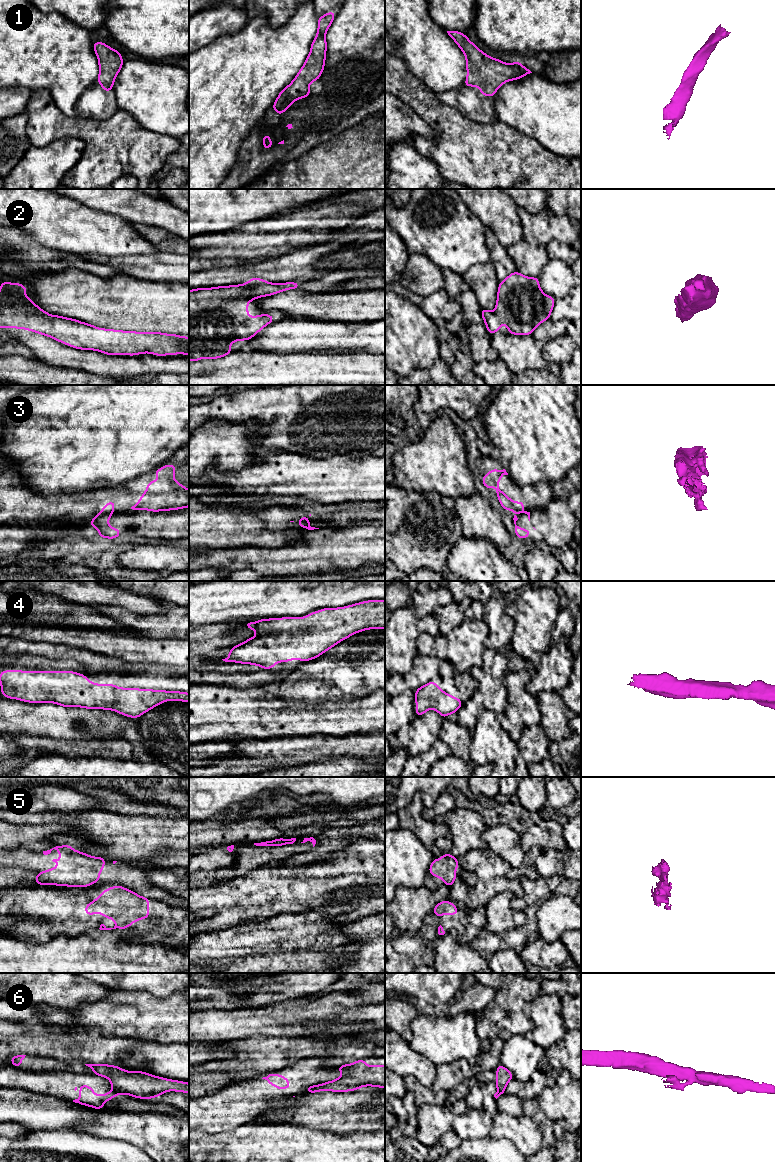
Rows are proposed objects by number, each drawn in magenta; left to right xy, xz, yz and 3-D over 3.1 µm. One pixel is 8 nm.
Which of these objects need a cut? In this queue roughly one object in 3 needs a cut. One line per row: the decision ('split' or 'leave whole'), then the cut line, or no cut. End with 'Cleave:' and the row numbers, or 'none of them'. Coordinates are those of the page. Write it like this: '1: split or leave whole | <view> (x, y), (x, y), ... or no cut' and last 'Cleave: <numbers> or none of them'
1: leave whole | no cut
2: leave whole | no cut
3: split | xy (112, 512), (101, 514)
4: leave whole | no cut
5: split | xz (293, 841), (288, 843)
6: split | xy (114, 1090), (119, 1093)
Cleave: 3, 5, 6

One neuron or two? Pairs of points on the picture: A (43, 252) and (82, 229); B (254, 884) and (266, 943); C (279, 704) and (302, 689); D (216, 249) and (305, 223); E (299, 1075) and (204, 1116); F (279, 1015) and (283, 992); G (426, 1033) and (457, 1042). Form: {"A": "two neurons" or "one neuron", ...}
{"A": "two neurons", "B": "two neurons", "C": "two neurons", "D": "one neuron", "E": "one neuron", "F": "two neurons", "G": "one neuron"}

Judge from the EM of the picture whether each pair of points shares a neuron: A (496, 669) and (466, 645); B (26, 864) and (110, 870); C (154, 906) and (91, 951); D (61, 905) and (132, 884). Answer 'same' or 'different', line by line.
A: different
B: same
C: different
D: different

